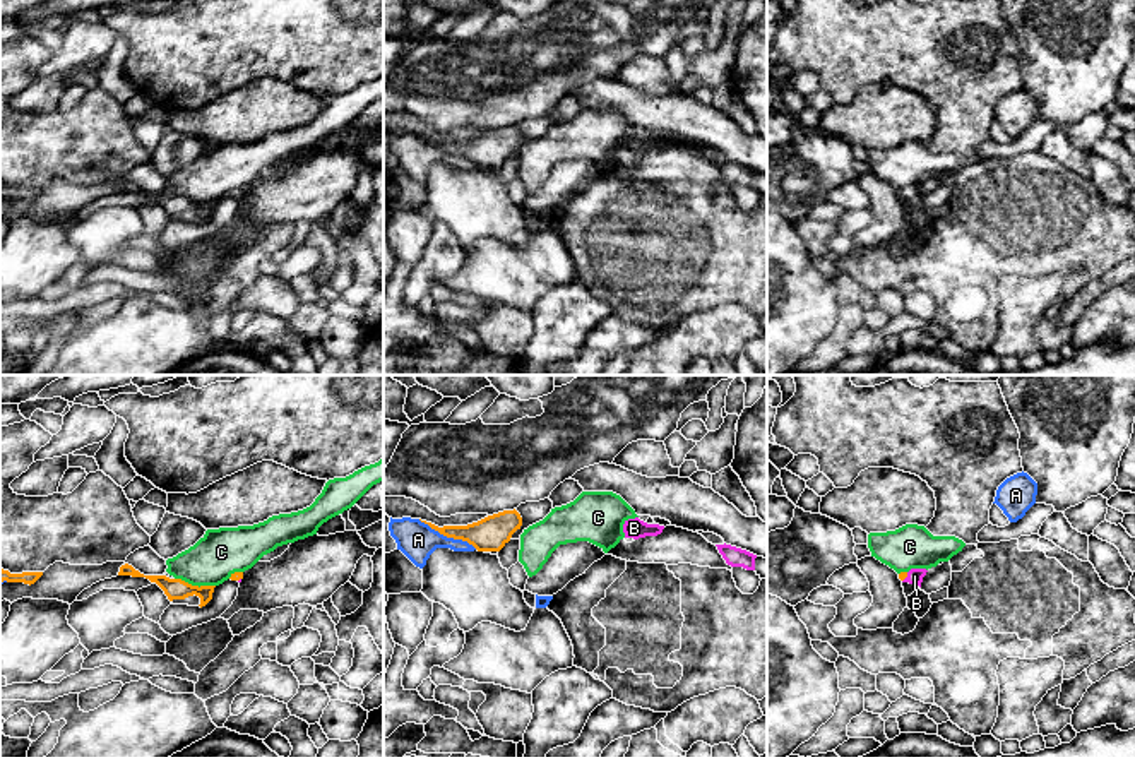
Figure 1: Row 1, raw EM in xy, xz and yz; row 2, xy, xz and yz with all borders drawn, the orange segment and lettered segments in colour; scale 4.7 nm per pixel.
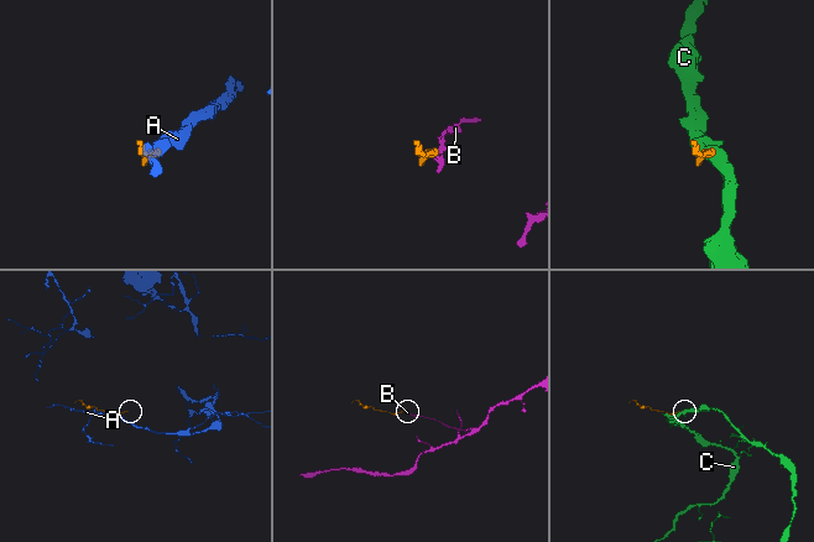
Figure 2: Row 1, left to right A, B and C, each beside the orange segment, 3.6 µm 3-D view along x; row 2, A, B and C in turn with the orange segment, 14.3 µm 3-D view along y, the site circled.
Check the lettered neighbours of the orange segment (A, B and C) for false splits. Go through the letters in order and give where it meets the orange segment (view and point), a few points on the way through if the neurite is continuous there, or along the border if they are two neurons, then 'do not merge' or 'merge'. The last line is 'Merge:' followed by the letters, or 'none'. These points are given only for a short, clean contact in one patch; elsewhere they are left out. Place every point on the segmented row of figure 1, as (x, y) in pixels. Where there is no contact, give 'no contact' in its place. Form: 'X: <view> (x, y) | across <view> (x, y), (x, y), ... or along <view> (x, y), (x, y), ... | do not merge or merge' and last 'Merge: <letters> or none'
A: xz (447, 536) | do not merge
B: yz (906, 576) | across yz (903, 576), (906, 576), (915, 576) | merge
C: xy (196, 586) | do not merge
Merge: B

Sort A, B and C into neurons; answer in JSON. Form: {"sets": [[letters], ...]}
{"sets": [["A"], ["B"], ["C"]]}

